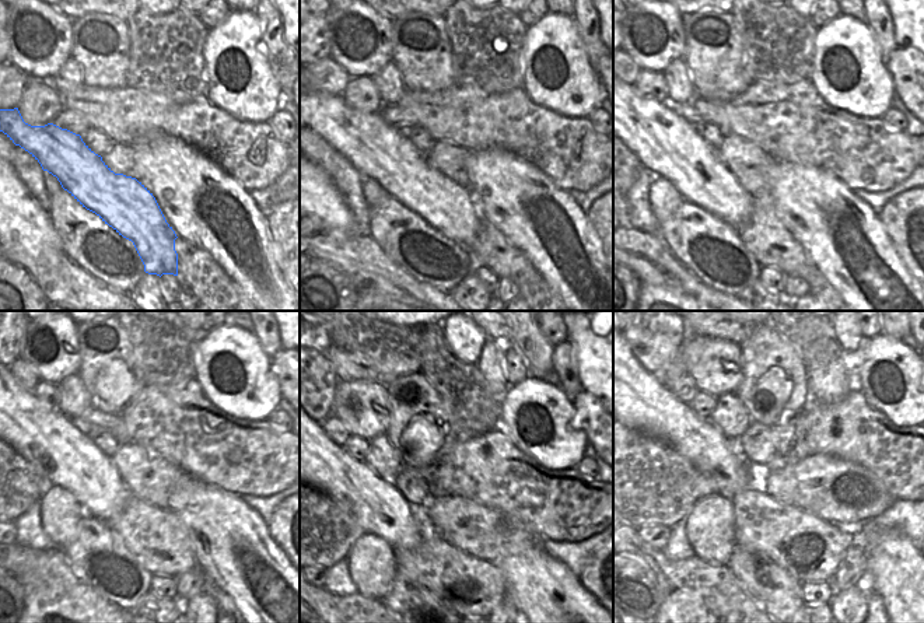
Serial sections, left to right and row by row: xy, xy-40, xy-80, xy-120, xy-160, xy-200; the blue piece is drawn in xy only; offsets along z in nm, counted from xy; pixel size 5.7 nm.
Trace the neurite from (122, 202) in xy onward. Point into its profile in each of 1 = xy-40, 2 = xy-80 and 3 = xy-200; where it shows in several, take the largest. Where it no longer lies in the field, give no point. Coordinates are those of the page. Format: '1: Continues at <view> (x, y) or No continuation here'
1: Continues at xy-40 (380, 151)
2: Continues at xy-80 (693, 151)
3: Continues at xy-200 (641, 403)

